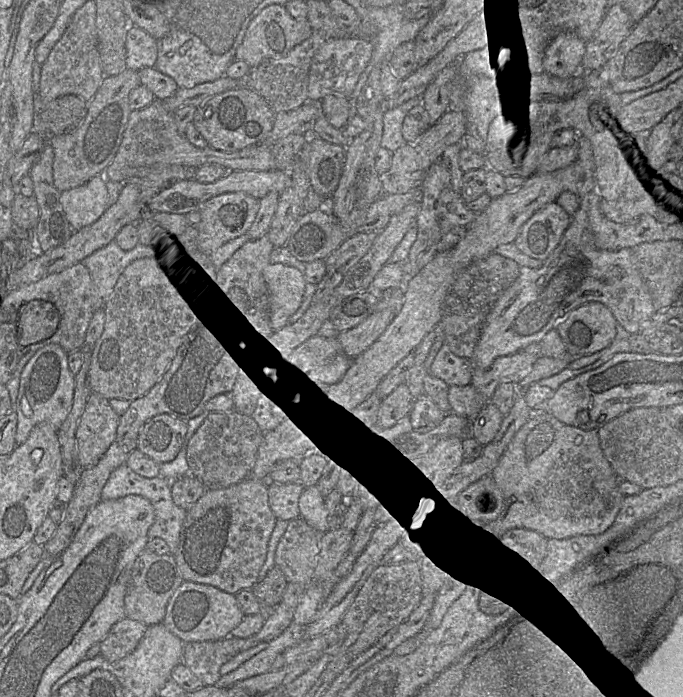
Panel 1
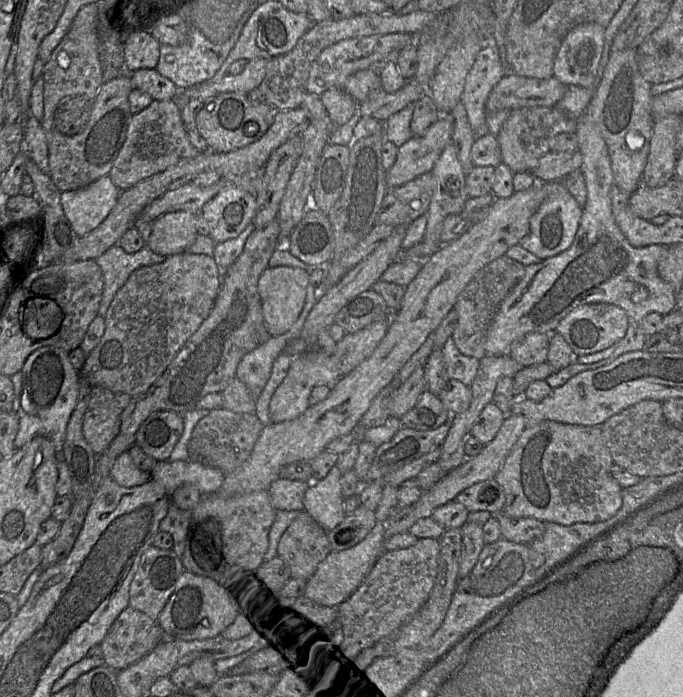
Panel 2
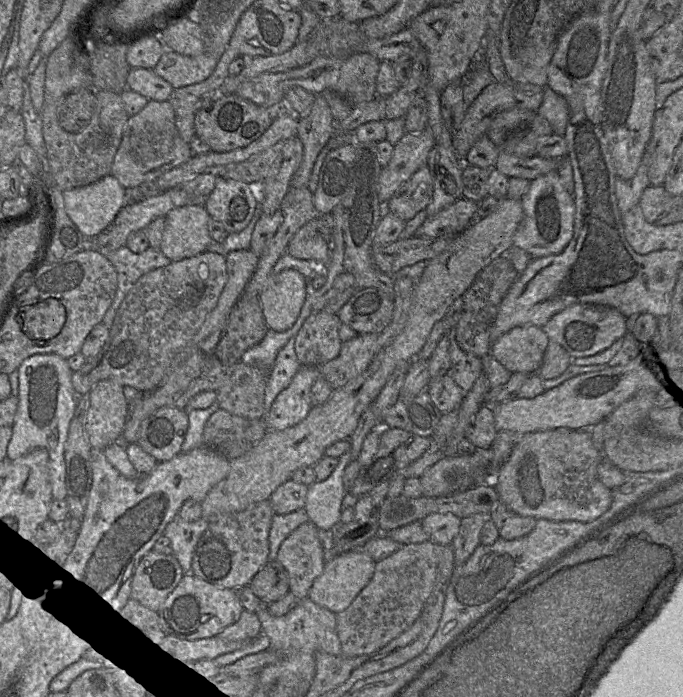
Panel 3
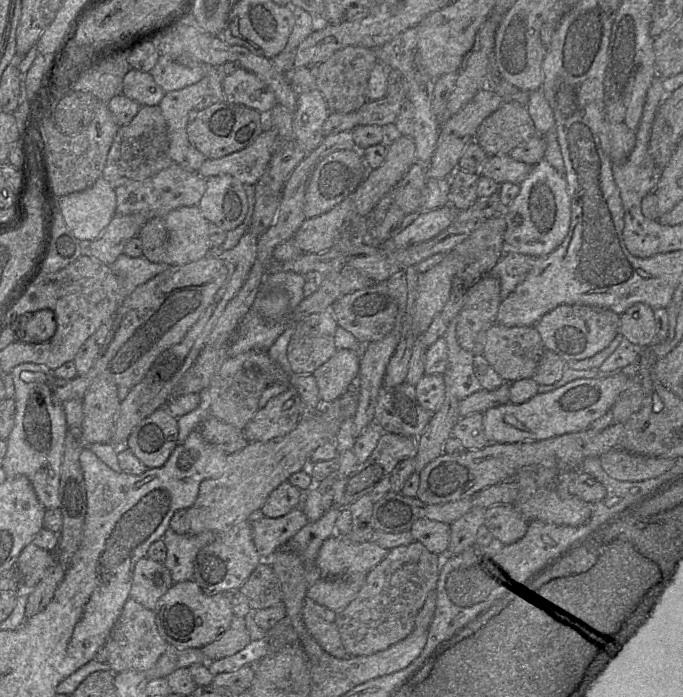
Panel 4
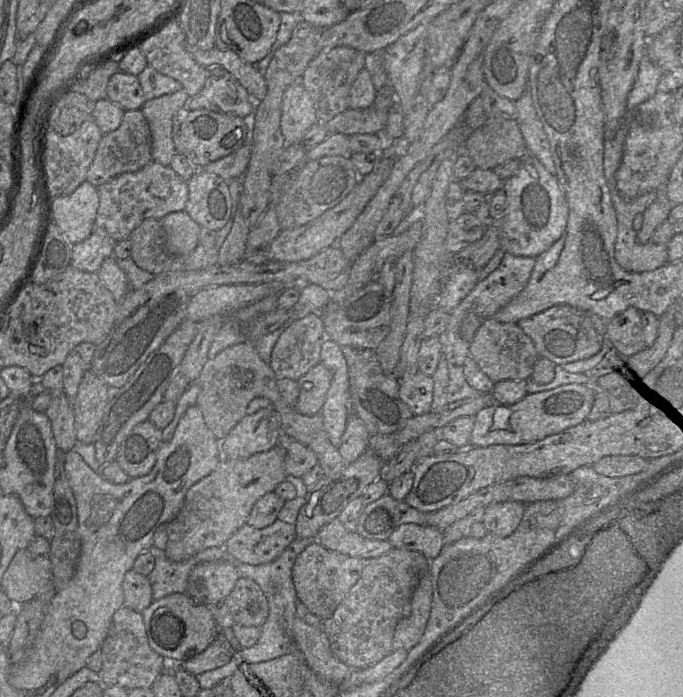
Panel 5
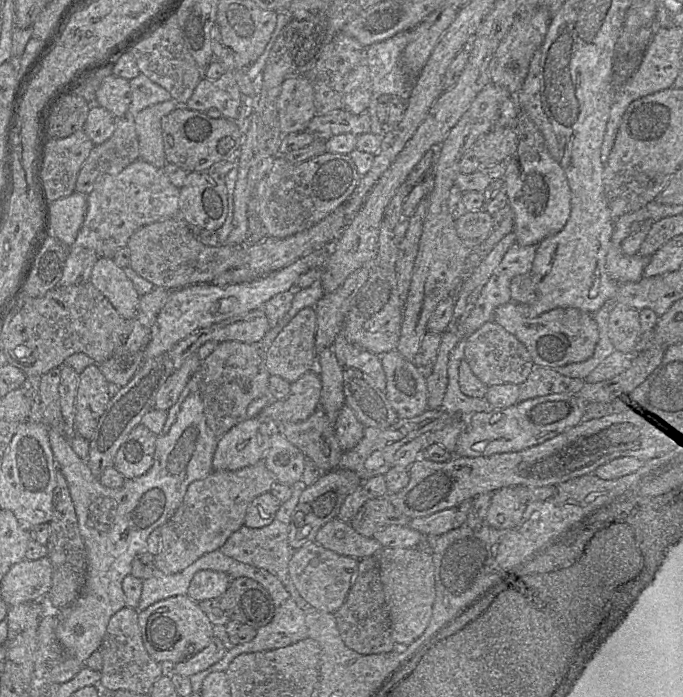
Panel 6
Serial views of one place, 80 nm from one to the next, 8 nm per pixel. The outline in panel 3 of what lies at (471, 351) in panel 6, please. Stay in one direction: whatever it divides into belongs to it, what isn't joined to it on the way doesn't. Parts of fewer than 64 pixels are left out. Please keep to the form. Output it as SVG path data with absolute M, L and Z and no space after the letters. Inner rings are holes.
M518 326L491 343L489 354L511 373L536 374L549 343L542 328Z

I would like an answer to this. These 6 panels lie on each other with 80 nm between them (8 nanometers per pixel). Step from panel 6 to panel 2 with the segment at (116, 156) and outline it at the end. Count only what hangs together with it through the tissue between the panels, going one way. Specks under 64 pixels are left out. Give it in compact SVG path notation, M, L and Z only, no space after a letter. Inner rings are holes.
M153 100L145 109L131 116L125 141L108 175L114 184L124 191L141 180L182 161L195 158L200 153L189 141L176 100Z

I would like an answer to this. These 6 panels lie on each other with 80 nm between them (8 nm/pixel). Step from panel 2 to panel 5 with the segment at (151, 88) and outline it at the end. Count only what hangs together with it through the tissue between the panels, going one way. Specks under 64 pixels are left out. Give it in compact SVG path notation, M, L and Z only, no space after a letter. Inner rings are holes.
M122 71L109 79L106 98L125 111L141 109L146 101L138 77Z

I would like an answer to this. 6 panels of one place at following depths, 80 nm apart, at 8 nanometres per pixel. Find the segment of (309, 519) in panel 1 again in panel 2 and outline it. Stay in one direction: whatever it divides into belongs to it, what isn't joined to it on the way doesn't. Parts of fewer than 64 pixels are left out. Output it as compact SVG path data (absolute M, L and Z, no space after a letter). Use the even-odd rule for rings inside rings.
M335 464L322 480L309 483L304 494L304 511L326 533L344 519L341 475Z

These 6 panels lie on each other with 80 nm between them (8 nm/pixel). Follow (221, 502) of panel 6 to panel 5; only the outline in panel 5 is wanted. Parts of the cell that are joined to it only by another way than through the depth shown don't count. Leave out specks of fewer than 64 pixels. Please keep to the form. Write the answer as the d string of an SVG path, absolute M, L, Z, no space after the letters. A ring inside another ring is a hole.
M282 446L255 453L245 459L220 461L216 469L187 492L181 511L167 525L166 557L183 561L212 547L225 547L232 535L247 523L253 505L290 475L285 471L287 451Z

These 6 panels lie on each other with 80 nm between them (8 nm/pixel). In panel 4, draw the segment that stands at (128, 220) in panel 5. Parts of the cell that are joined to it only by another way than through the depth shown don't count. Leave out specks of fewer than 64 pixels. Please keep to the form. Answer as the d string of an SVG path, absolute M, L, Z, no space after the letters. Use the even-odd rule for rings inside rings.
M173 163L149 179L126 181L116 187L116 214L141 213L148 220L164 218L169 212L179 207L198 205L205 193L206 183L207 178Z

